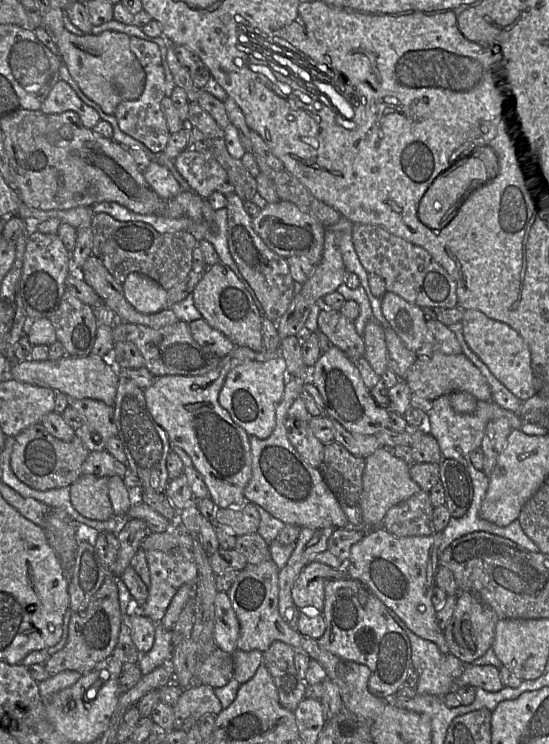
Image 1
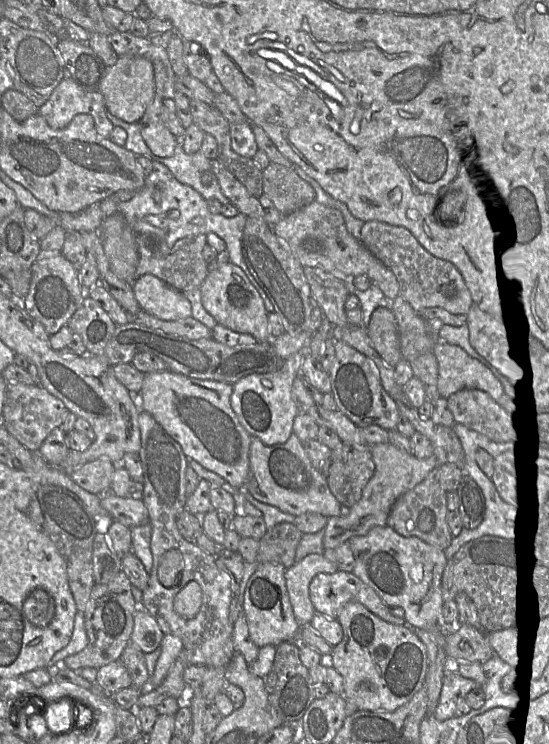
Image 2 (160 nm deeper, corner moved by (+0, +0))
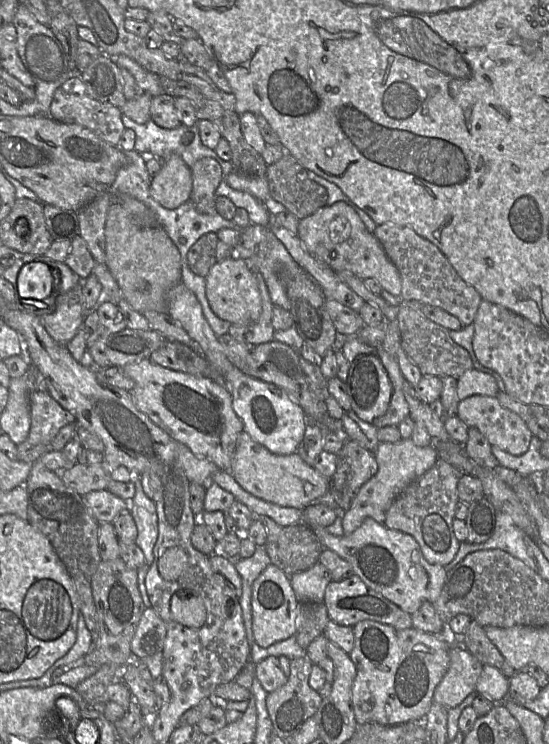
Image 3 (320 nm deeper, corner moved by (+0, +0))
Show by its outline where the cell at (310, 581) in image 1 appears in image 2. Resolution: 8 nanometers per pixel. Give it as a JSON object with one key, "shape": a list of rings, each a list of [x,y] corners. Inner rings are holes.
{"shape":[[[337,571],[334,574],[320,573],[316,575],[310,583],[309,587],[310,599],[317,612],[329,619],[337,619],[341,608],[348,602],[359,602],[370,612],[383,619],[386,622],[395,625],[411,625],[404,619],[404,610],[402,608],[390,608],[387,606],[379,595],[357,576],[351,573]]]}

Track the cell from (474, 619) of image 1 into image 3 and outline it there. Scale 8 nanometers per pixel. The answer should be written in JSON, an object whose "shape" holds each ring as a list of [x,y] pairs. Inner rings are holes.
{"shape":[[[364,620],[353,626],[354,648],[349,656],[356,666],[352,686],[352,705],[356,722],[377,723],[384,726],[418,723],[428,713],[433,703],[434,691],[446,674],[449,650],[453,644],[449,635],[435,635],[414,628],[399,630],[372,620]]]}

